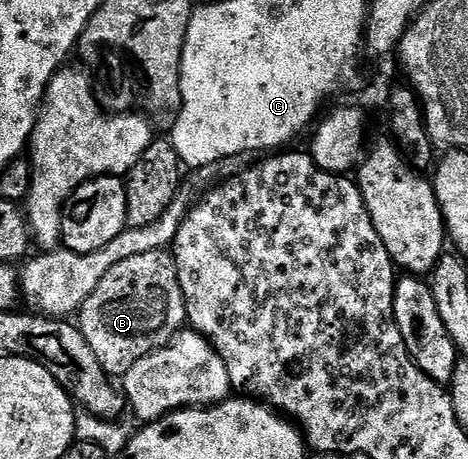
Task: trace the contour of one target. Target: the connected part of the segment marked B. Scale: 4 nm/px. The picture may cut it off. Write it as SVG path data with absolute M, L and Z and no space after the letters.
M155 249L146 255L134 255L134 259L122 259L122 263L94 287L90 299L86 299L79 311L78 327L106 372L123 375L138 359L172 344L187 320L176 258L171 252Z

